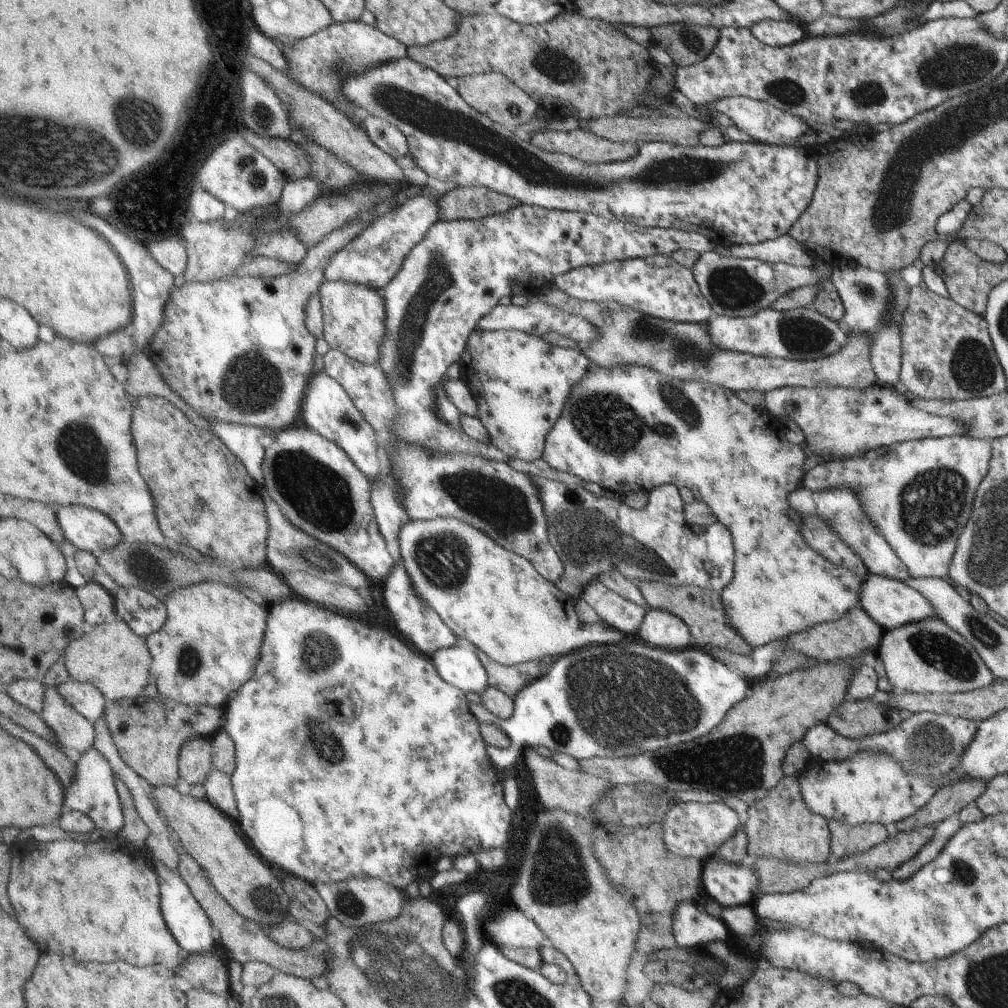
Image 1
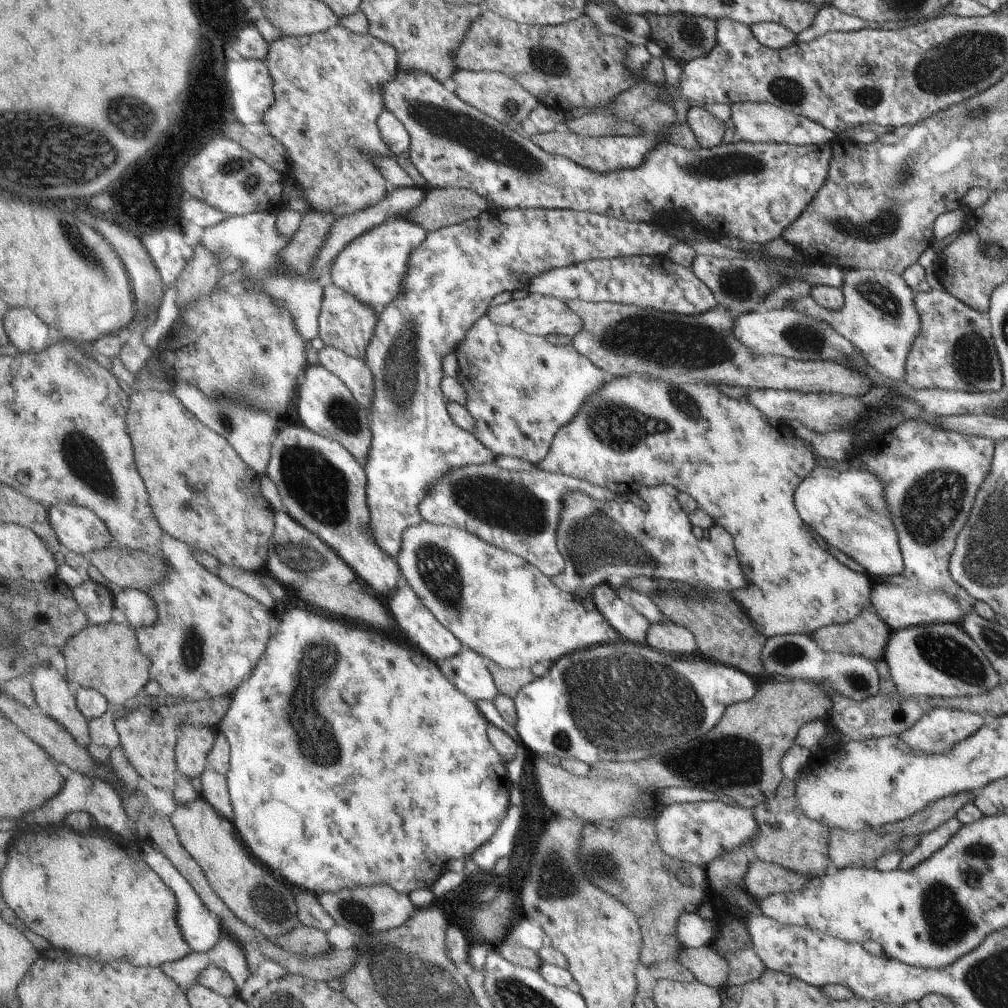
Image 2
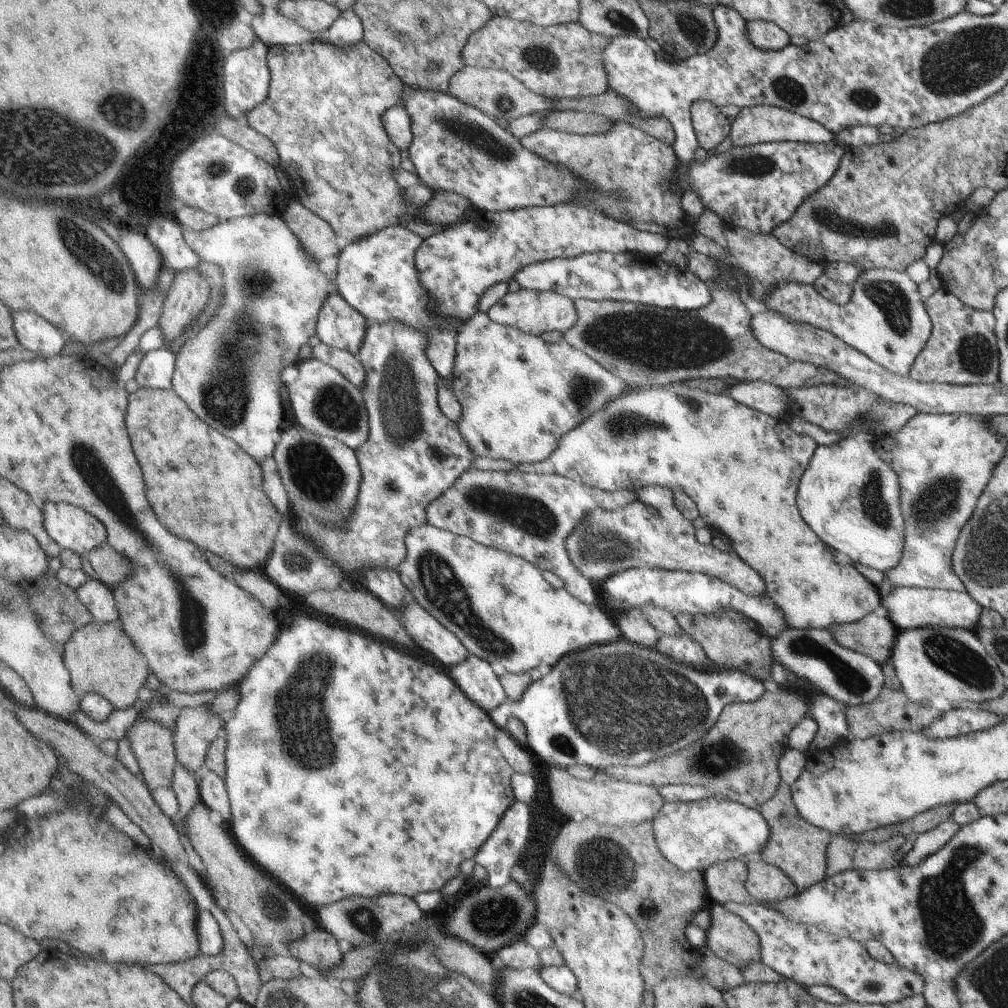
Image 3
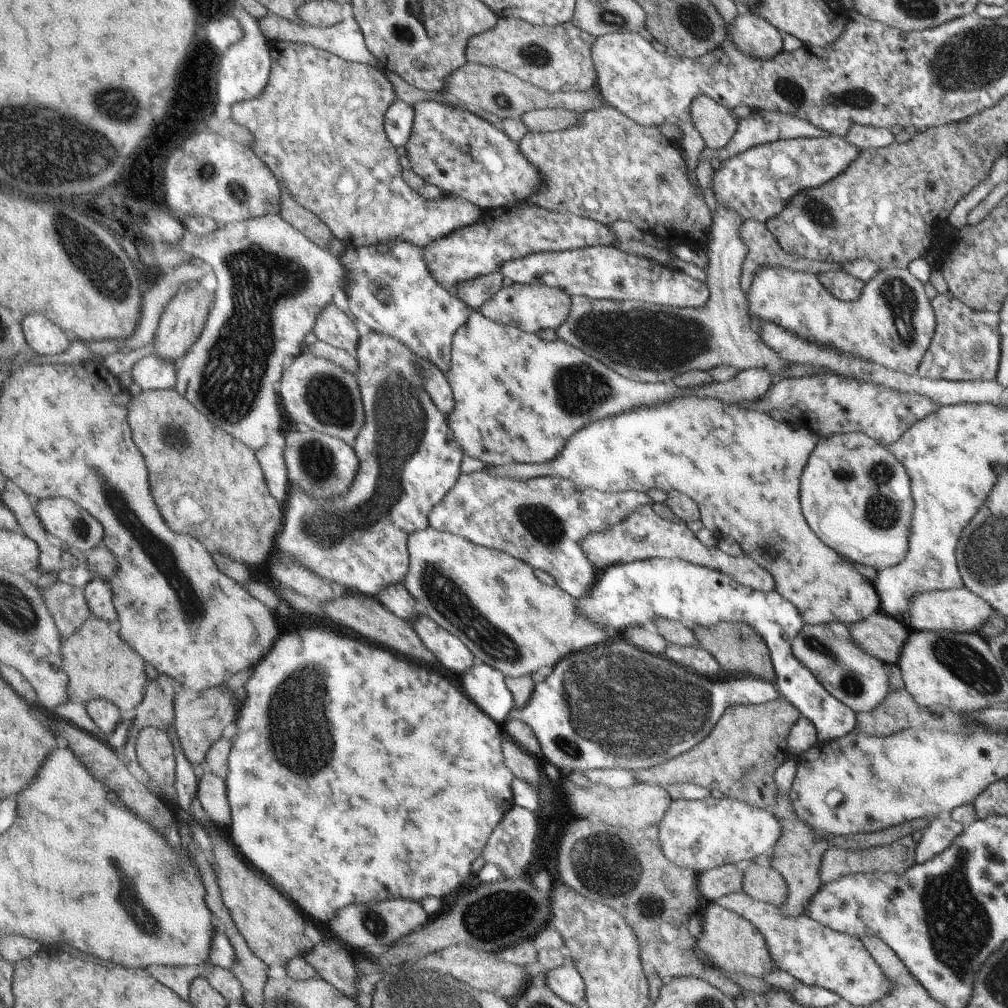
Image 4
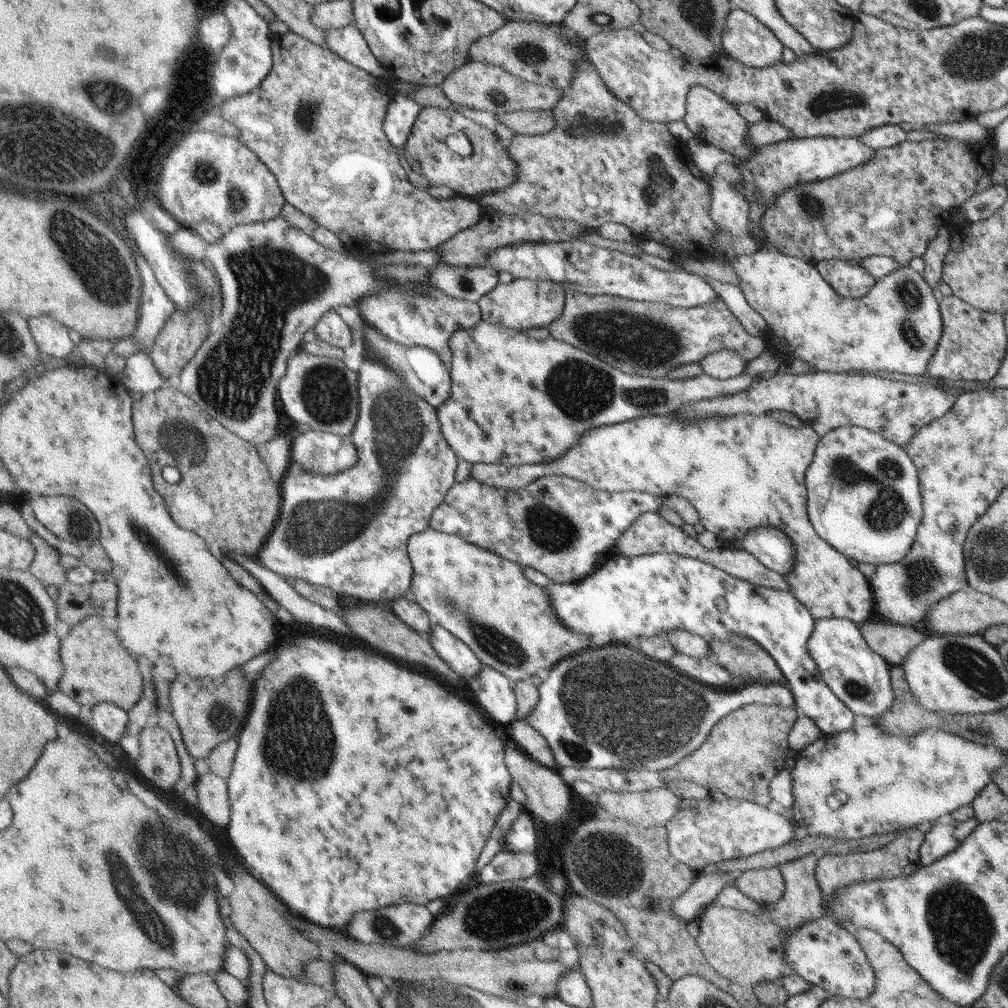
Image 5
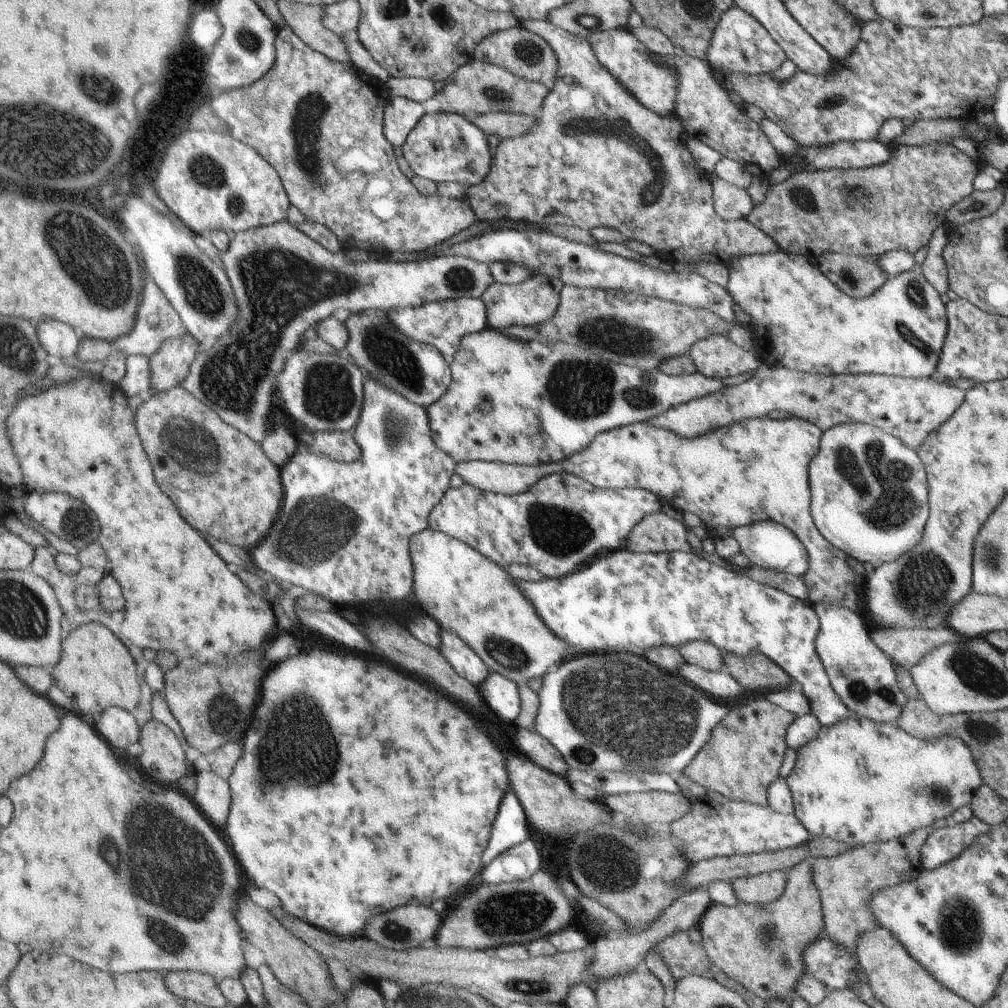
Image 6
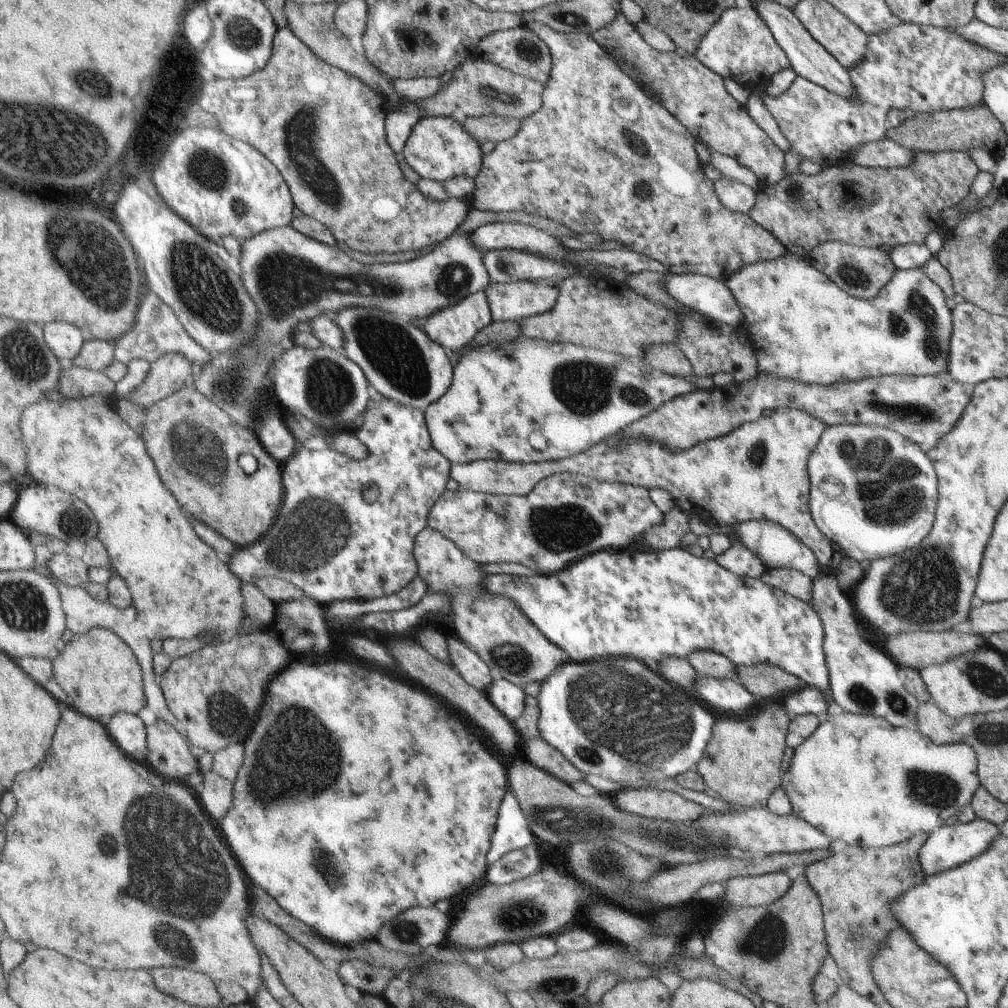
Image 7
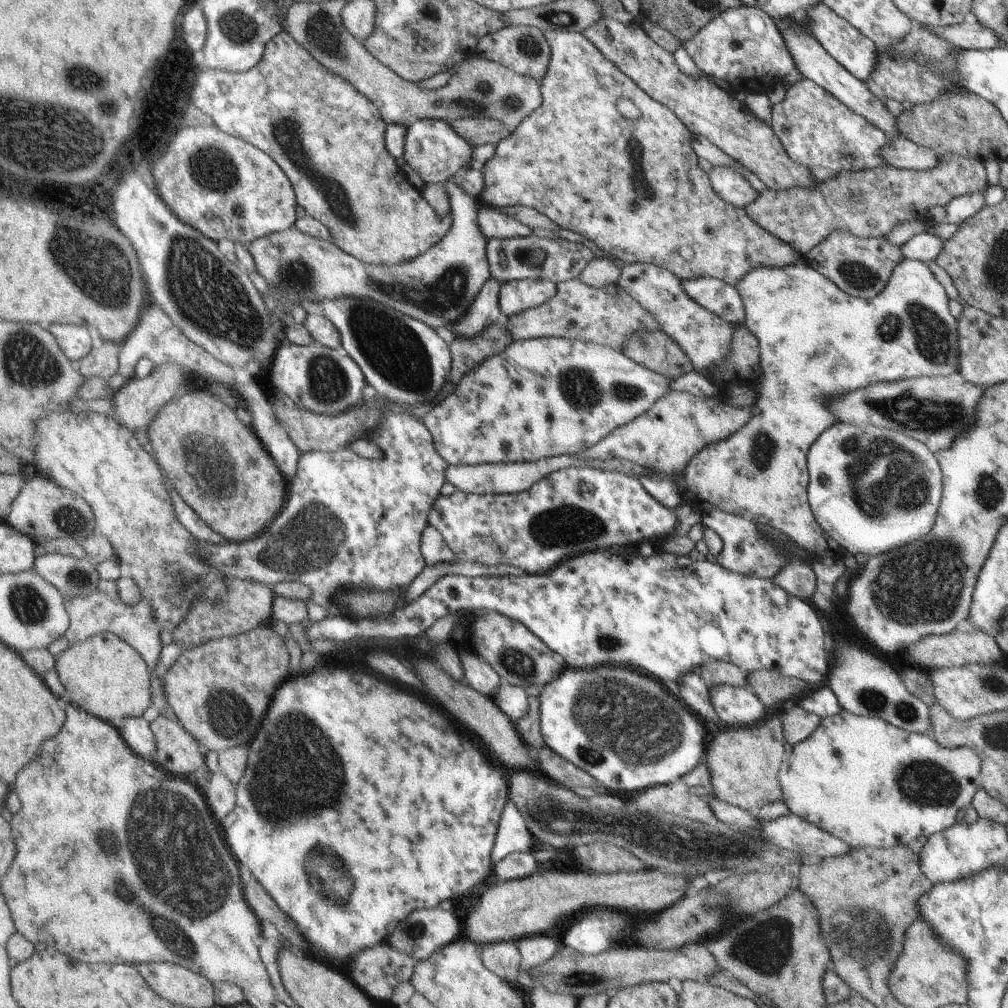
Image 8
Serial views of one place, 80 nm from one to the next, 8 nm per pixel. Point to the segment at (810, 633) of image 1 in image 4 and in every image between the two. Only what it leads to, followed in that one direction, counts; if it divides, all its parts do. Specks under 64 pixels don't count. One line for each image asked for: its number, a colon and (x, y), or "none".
2: (866, 636)
3: (872, 635)
4: (881, 636)

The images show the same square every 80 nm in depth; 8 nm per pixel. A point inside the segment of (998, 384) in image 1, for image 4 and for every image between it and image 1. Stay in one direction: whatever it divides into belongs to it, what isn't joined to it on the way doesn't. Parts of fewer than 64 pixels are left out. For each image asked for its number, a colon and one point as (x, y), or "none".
2: (957, 353)
3: (962, 351)
4: (967, 347)

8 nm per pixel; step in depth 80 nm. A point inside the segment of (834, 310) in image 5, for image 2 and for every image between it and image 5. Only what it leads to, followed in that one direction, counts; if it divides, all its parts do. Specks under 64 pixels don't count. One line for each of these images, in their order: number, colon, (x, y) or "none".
2: (878, 317)
3: (884, 319)
4: (890, 323)

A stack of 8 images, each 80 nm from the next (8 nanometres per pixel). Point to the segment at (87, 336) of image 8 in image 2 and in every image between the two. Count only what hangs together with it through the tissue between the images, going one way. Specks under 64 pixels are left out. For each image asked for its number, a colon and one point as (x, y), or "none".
2: (28, 333)
3: (36, 334)
4: (46, 338)
5: (52, 337)
6: (59, 339)
7: (66, 340)

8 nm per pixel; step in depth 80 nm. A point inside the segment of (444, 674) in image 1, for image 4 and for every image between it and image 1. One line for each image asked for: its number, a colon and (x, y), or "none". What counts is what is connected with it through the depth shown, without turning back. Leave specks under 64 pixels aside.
2: (467, 672)
3: (473, 676)
4: (595, 711)

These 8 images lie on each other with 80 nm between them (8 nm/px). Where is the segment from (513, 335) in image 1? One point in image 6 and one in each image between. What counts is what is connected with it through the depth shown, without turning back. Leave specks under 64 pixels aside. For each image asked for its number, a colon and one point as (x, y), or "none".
2: (520, 390)
3: (518, 394)
4: (518, 399)
5: (514, 400)
6: (520, 402)

